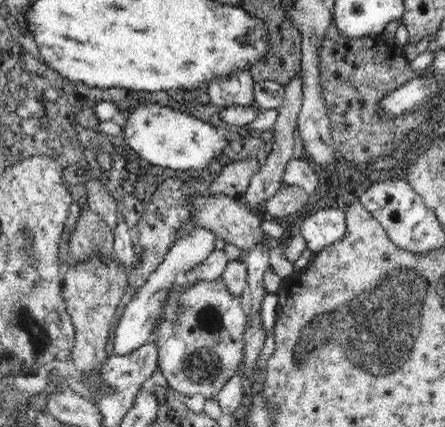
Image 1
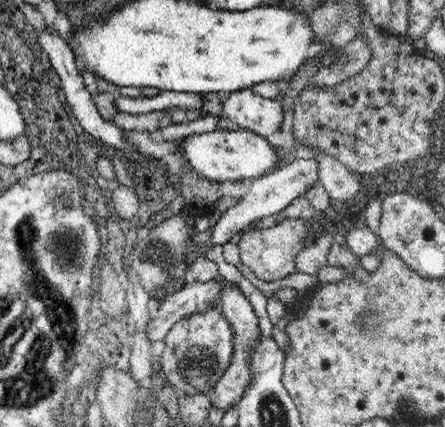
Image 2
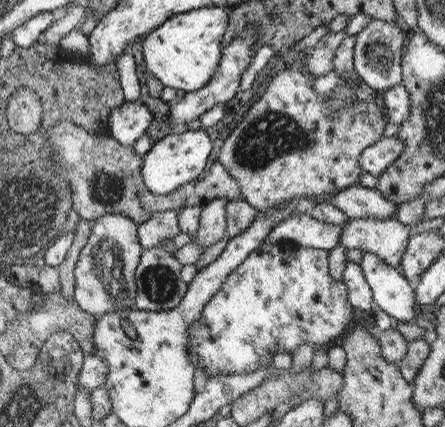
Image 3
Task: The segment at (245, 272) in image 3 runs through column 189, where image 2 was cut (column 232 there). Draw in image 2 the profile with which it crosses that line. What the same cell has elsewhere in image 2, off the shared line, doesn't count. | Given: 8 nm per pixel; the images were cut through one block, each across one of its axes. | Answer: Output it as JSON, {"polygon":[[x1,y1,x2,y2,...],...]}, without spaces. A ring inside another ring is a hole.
{"polygon":[[210,306,206,312,194,312,174,324,162,354,162,372,168,376,168,386,182,390,182,394,208,394,216,388,222,374,230,368,234,354,232,326,224,318,220,306]]}

